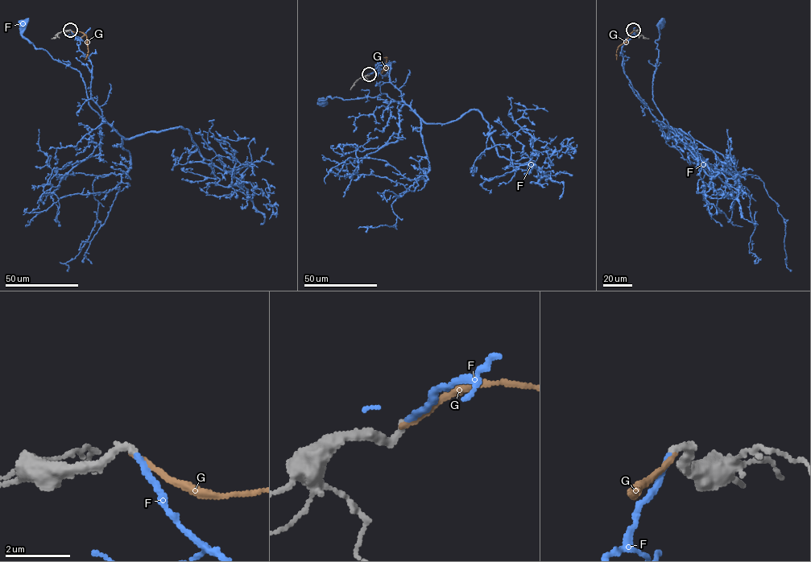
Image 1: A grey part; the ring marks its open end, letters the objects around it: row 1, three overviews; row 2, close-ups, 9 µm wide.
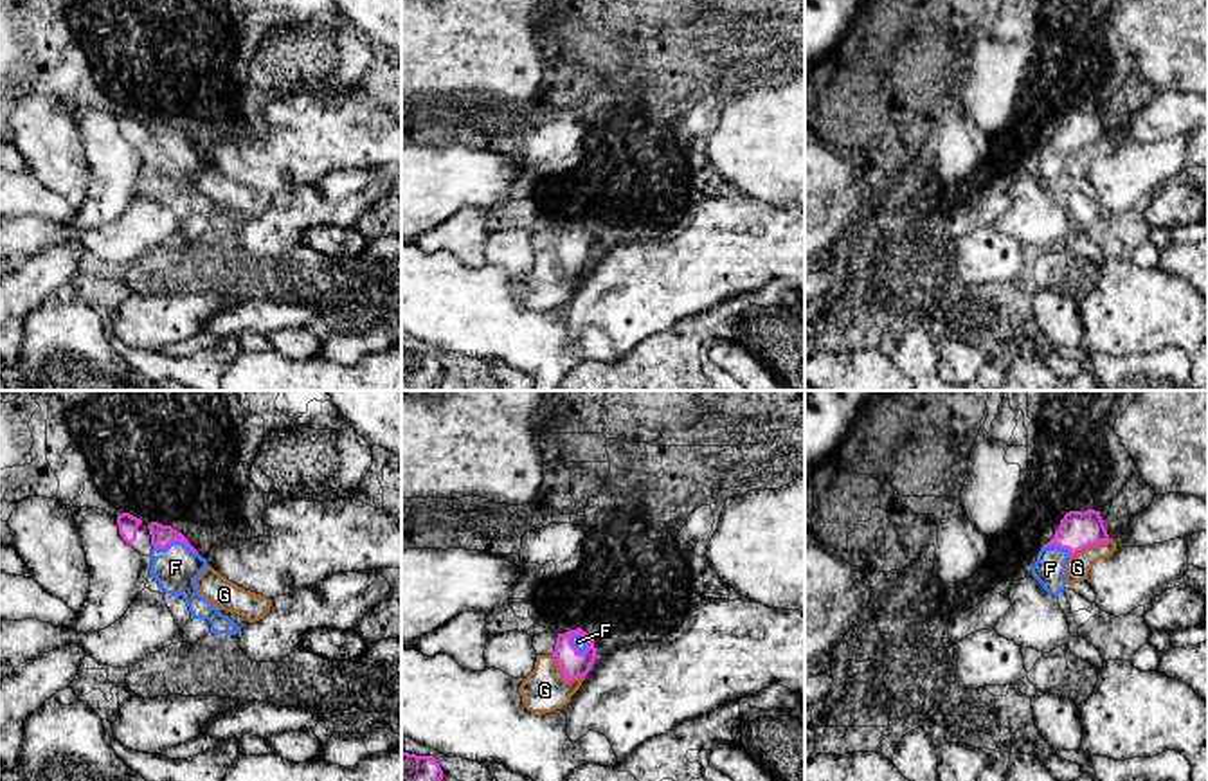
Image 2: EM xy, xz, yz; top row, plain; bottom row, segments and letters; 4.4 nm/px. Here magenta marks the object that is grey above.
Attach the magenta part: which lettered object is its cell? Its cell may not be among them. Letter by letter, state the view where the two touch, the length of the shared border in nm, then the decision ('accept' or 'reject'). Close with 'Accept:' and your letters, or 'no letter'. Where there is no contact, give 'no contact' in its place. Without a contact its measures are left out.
F: contact in xz; length 100 nm; accept
G: contact in xz; length 190 nm; reject
Accept: F

